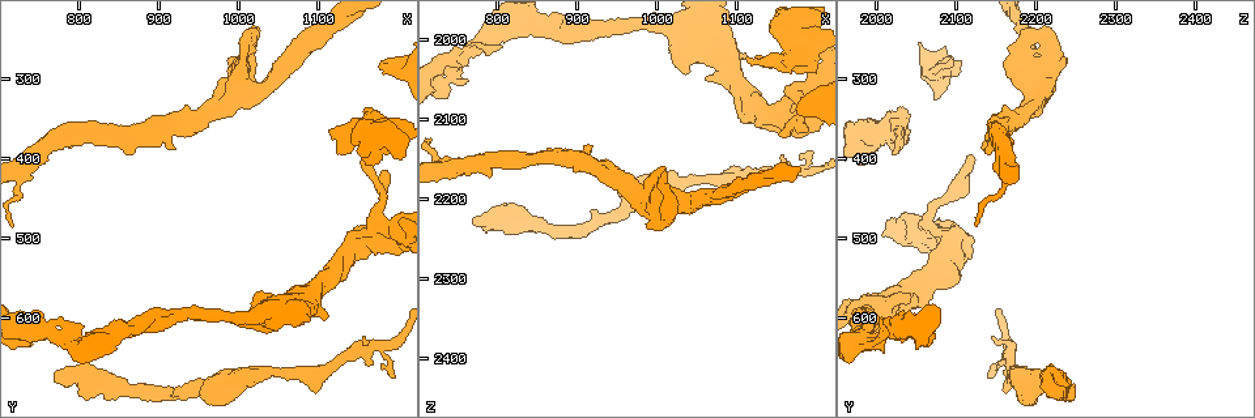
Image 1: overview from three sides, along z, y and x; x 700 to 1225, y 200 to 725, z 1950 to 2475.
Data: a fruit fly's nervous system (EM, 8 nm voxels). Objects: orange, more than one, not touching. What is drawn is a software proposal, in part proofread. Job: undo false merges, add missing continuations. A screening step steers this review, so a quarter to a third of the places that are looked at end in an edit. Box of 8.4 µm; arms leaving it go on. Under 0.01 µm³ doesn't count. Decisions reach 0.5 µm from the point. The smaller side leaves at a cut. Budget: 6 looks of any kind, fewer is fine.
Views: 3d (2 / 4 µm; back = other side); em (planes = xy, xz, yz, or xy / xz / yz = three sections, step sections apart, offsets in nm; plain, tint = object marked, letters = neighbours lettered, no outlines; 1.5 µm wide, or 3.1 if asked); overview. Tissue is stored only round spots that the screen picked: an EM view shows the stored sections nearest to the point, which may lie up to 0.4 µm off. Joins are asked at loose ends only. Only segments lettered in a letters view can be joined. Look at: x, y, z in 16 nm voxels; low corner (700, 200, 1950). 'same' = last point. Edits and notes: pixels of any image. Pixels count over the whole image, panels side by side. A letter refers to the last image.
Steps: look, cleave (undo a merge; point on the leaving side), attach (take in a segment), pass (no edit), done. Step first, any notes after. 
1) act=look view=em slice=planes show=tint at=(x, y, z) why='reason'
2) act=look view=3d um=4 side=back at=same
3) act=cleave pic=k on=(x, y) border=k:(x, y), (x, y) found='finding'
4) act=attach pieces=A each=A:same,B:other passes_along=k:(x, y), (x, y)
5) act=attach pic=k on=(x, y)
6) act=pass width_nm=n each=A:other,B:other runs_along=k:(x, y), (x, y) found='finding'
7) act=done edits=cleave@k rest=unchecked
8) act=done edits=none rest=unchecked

act=look view=3d um=2 at=(1125, 390, 2025) why='stops while still wide'

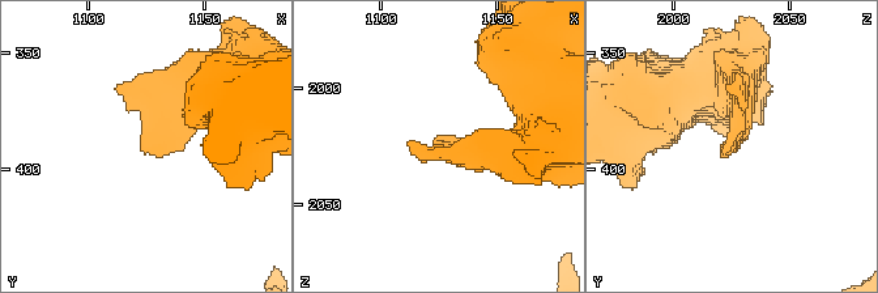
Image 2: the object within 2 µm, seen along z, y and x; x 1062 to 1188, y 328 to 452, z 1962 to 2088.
act=look view=em slice=xz step=8 show=letters at=(1121, 391, 2023)

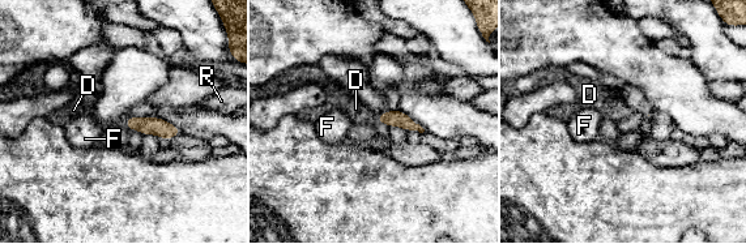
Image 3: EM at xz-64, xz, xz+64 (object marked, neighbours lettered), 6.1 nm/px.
act=attach pieces=D each=D:same,F:other,R:other found='the neuron continues'

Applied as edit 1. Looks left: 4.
act=look view=3d um=2 at=(1175, 280, 2085) why='branch stops here'

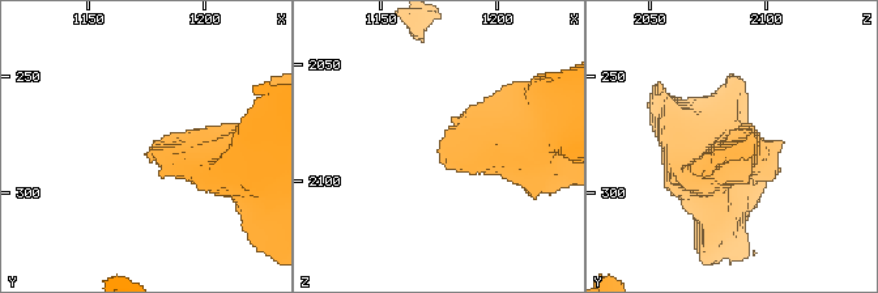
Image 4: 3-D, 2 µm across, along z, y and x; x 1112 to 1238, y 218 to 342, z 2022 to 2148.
act=look view=em slice=yz step=8 show=tint at=(1179, 286, 2088) why='need the tissue'

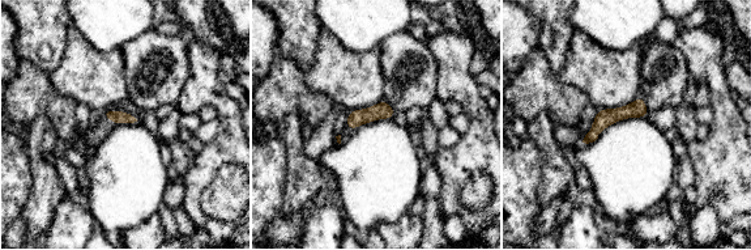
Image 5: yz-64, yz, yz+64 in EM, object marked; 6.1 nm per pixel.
act=look view=em slice=planes show=letters at=same why='cut it another way'

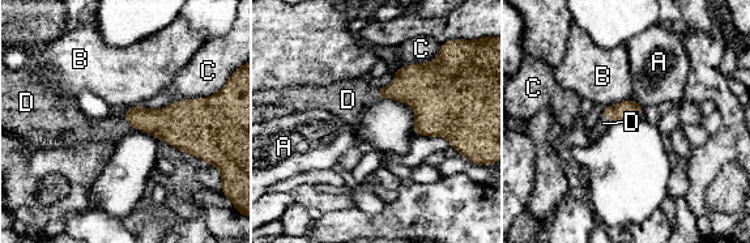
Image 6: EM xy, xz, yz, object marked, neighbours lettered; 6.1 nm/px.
act=attach pieces=D each=A:other,B:other,C:other,D:same passes_along=6:(167, 124), (127, 122), (110, 128) found='it goes on there'

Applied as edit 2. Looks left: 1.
act=done edits=attach@3,attach@6 rest=unchecked

